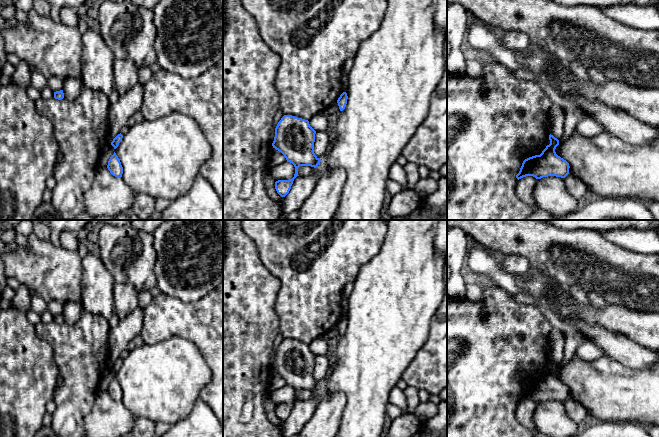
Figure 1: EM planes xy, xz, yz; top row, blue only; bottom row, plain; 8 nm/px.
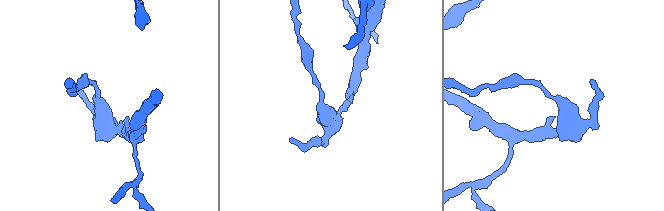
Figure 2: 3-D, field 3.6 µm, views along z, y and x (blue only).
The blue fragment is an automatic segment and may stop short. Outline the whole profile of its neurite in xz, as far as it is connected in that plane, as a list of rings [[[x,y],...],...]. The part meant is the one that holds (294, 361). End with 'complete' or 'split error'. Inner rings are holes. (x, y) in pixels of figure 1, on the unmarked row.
[[[284,339],[275,352],[275,361],[272,367],[273,372],[281,376],[295,391],[294,401],[290,404],[278,404],[275,406],[275,413],[281,421],[285,421],[293,408],[294,403],[299,400],[298,392],[300,390],[318,391],[321,384],[314,377],[316,355],[310,350],[309,345],[292,339]]]; complete

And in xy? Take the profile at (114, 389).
[[[114,376],[114,378],[110,381],[109,385],[108,385],[108,389],[107,389],[108,394],[110,395],[110,397],[118,402],[122,401],[123,398],[123,391],[121,389],[120,383],[118,382],[118,380],[116,379],[116,377]]]; complete

